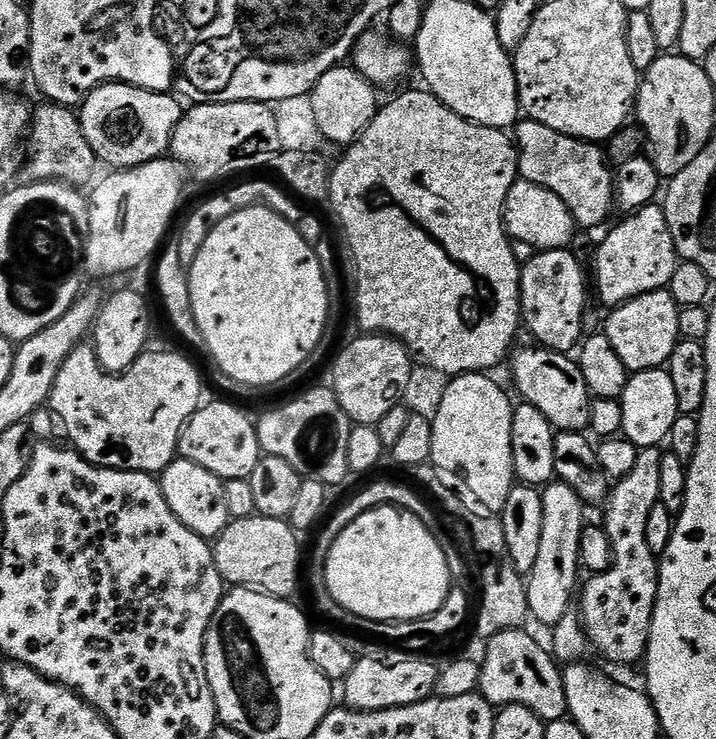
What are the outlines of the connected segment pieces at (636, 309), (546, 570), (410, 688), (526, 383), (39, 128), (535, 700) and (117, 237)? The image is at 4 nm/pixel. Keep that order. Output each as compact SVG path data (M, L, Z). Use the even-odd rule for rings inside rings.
M661 290L636 296L625 304L613 307L609 316L607 313L603 335L610 338L610 346L614 346L614 351L618 353L618 358L622 358L629 373L667 365L682 339L678 330L680 310L680 305L674 302L672 295L667 290Z
M553 482L543 489L542 492L542 543L538 546L538 559L534 562L534 570L526 573L526 584L528 580L528 608L532 616L540 624L554 626L562 617L569 613L568 606L573 605L574 591L577 589L576 575L582 572L580 563L580 539L586 525L584 519L586 505L580 499L580 495L569 486Z
M361 655L354 670L350 670L350 674L342 682L343 703L359 712L373 712L410 706L429 699L436 690L437 665L432 665L420 656L396 655L400 656L394 657L392 661L383 660L380 656Z
M531 346L512 360L512 380L523 399L532 404L546 418L552 427L561 432L584 432L590 418L590 393L582 378L582 370L575 359L562 352L551 352L543 346Z
M44 102L44 103L41 103L41 105L42 106L40 109L38 107L35 109L34 131L31 133L31 136L33 135L32 140L34 143L36 143L36 148L38 151L40 151L40 153L38 153L37 156L30 157L29 160L27 157L27 160L26 160L27 167L28 167L28 164L30 167L32 167L32 169L30 169L28 172L27 179L29 181L36 182L36 181L39 181L41 178L43 178L45 180L58 180L62 184L71 184L73 186L84 186L84 183L86 183L88 180L88 176L94 175L96 172L96 168L98 169L98 161L97 161L96 155L94 154L94 150L90 146L90 142L86 142L86 138L84 137L84 131L80 129L80 122L79 122L77 113L75 111L73 111L73 109L65 108L64 105L62 105L62 104L54 104L51 102Z
M525 629L504 631L487 641L486 654L480 664L479 693L495 707L524 705L545 723L558 721L568 710L563 671L549 649L527 632Z
M161 158L159 160L151 160L150 163L144 163L142 167L131 169L114 170L107 173L108 176L102 179L94 188L92 194L88 196L88 236L85 242L84 263L85 271L90 275L98 278L102 276L114 276L122 274L130 270L140 267L152 254L153 256L161 247L161 240L166 234L166 230L178 208L182 192L184 190L184 176L186 177L183 165L171 158Z

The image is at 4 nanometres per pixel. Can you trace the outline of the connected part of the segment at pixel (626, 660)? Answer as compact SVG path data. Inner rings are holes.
M660 448L639 449L634 458L634 466L621 480L611 485L606 497L604 520L602 527L608 535L612 547L612 562L604 573L589 575L588 581L583 581L578 592L578 615L584 625L584 635L587 643L604 660L612 664L636 664L645 659L648 654L650 630L654 618L654 606L658 598L658 582L660 581L660 562L646 543L646 522L650 518L650 510L660 503L659 487L661 485L662 452Z

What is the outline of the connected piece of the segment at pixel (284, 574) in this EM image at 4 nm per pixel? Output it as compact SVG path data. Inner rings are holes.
M259 514L232 520L212 544L218 574L228 586L253 588L267 596L295 597L296 583L302 580L299 539L301 537L288 520Z

